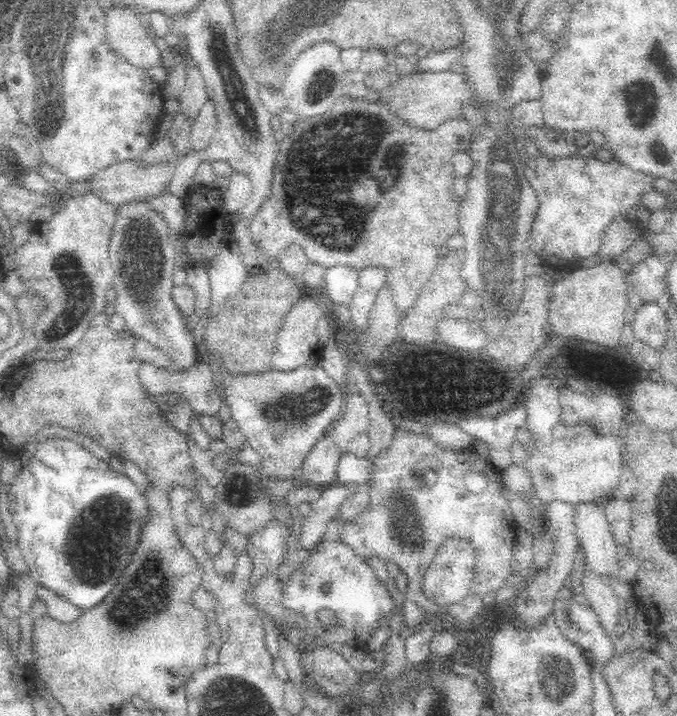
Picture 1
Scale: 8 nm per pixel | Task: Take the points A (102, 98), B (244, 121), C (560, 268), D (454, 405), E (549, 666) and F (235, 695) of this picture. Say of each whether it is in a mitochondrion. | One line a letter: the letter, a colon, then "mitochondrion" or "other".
A: other
B: other
C: other
D: other
E: mitochondrion
F: mitochondrion

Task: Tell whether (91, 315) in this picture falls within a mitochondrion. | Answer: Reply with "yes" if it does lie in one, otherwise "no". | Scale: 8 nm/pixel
no

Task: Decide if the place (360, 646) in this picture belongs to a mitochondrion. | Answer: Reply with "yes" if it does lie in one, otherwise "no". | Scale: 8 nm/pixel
no

